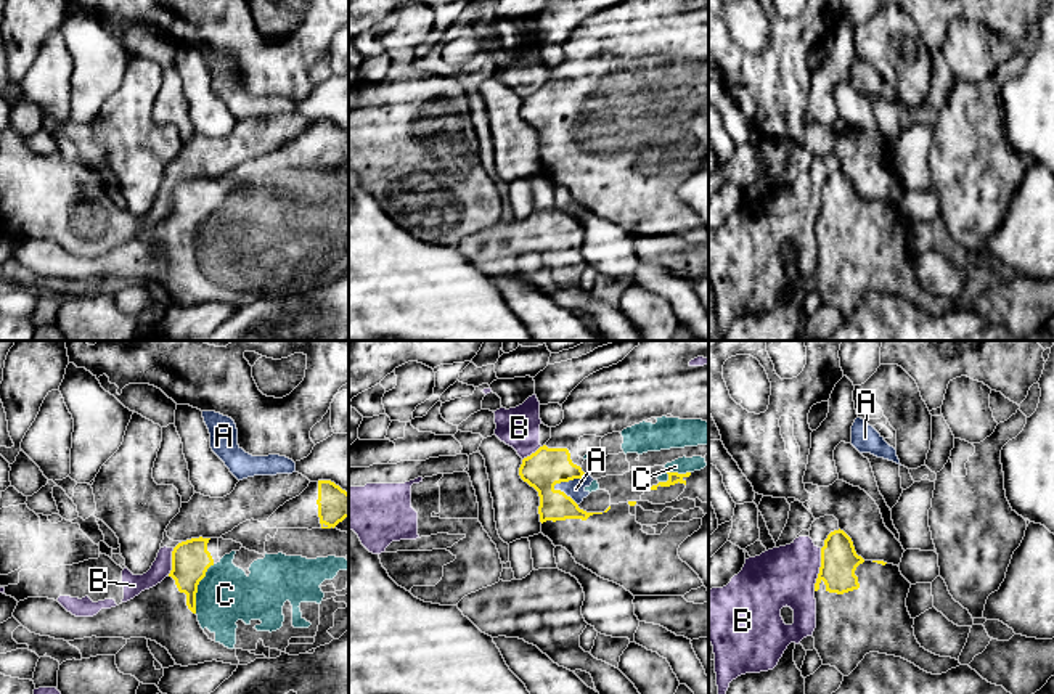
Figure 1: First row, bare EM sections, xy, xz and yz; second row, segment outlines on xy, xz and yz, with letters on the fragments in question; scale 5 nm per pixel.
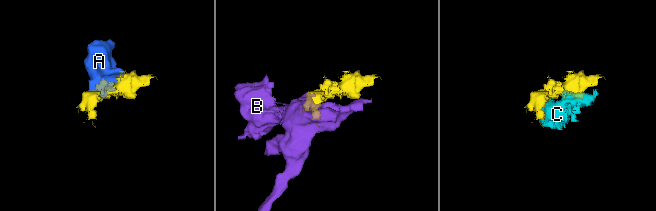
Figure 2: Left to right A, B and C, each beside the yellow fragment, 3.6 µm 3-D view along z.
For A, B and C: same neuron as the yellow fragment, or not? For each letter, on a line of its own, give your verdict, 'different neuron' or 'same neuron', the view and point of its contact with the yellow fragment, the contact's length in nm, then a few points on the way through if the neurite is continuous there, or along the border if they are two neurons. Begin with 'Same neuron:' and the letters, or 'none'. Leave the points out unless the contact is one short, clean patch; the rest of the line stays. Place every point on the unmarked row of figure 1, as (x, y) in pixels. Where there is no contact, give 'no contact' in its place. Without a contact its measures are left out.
Same neuron: A, C
A: same neuron; meets yellow in xz at (564, 134); contact 160 nm long
B: different neuron; meets yellow in yz at (820, 209); contact 220 nm long; border along yz (821, 188), (821, 206), (813, 230)
C: same neuron; meets yellow in xy at (196, 228); contact 260 nm long

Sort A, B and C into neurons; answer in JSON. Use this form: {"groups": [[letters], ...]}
{"groups": [["A", "C"], ["B"]]}

